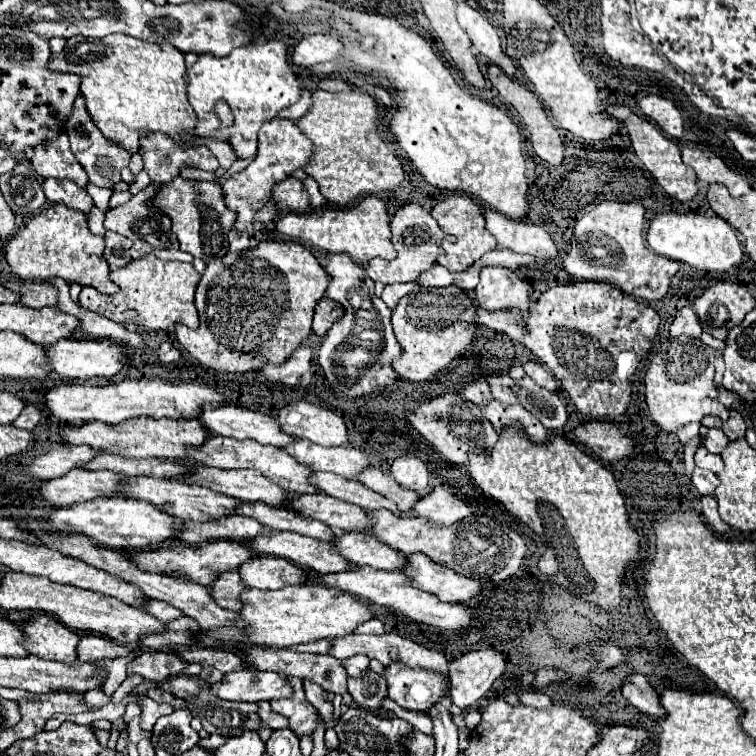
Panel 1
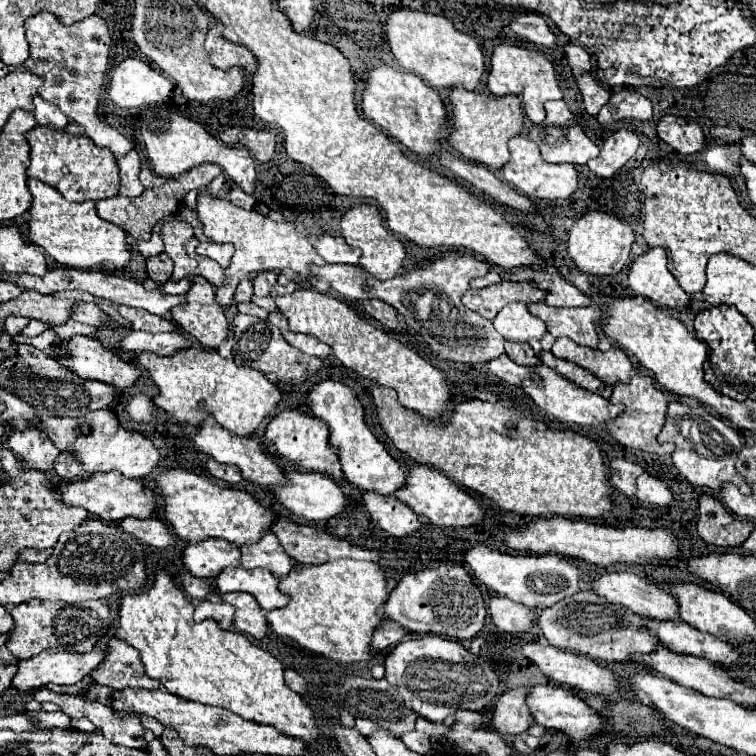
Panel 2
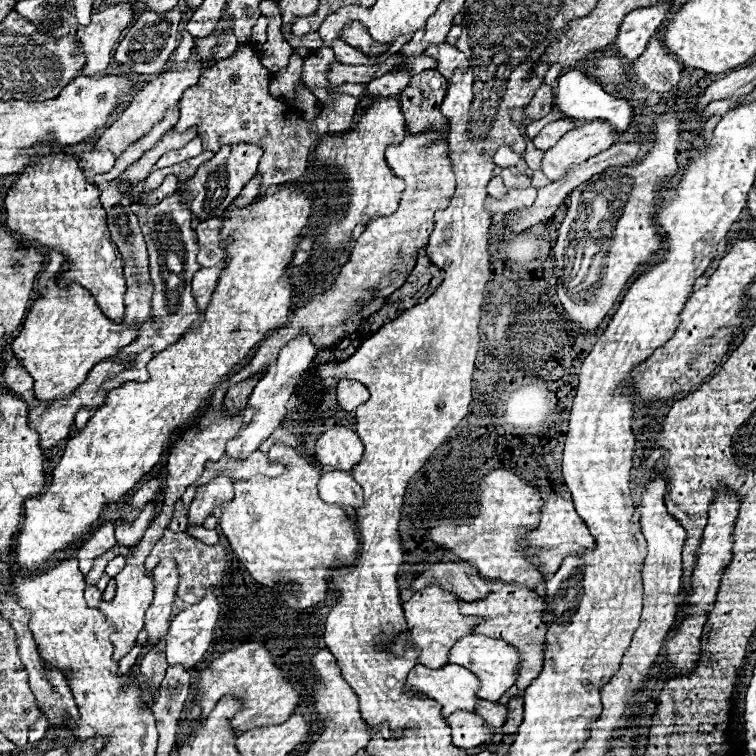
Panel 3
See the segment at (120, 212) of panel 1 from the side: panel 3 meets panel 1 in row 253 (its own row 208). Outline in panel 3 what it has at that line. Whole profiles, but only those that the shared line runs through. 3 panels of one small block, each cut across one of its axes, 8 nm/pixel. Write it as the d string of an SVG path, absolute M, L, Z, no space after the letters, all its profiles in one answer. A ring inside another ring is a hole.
M172 194L164 198L156 206L148 206L142 202L132 204L132 212L136 212L142 234L148 244L148 260L150 260L150 276L154 282L154 316L162 318L164 326L160 332L156 332L152 326L146 326L146 332L140 332L138 340L128 344L128 348L118 352L118 360L132 360L136 352L142 352L144 348L154 348L154 354L162 352L170 344L178 342L182 334L188 330L188 324L196 320L196 304L192 298L192 276L196 270L200 270L200 264L196 262L198 256L198 242L194 238L194 230L190 228L190 212L182 206L180 196Z

